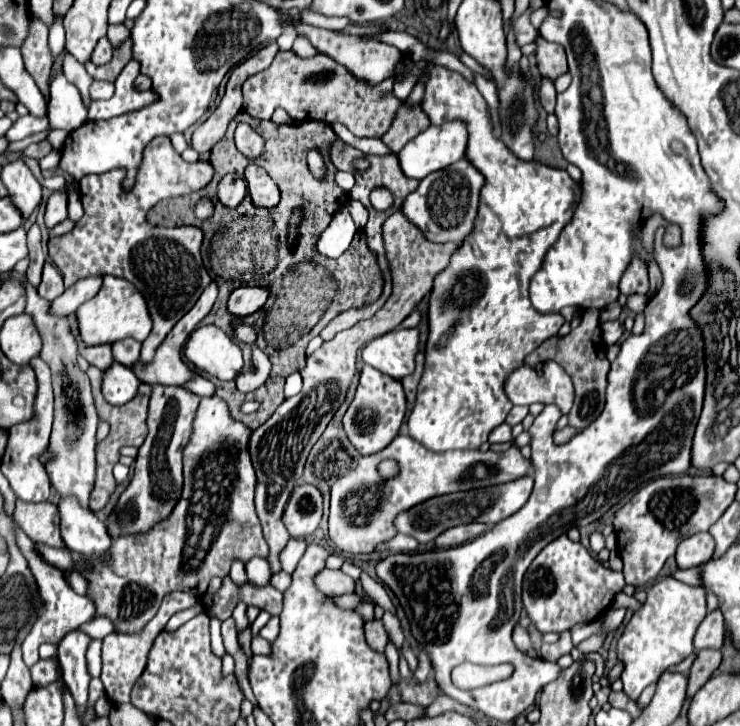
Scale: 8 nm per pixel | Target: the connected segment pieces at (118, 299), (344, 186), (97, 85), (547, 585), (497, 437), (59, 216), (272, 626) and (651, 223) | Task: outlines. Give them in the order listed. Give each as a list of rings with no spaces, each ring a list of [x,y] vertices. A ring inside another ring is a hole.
[[[104,277],[98,295],[78,307],[76,319],[80,327],[80,337],[86,345],[104,345],[126,337],[144,341],[152,331],[152,319],[148,315],[144,297],[136,291],[134,285],[120,277]]]
[[[338,171],[336,177],[334,177],[334,181],[336,181],[336,185],[338,185],[342,191],[346,191],[346,193],[354,187],[354,175],[352,175],[352,173],[346,173],[346,171]]]
[[[94,81],[90,87],[92,99],[110,99],[114,95],[114,83],[112,81]]]
[[[562,535],[562,537],[554,539],[552,543],[548,543],[544,547],[544,551],[540,551],[538,557],[532,561],[532,565],[528,567],[528,571],[524,575],[524,593],[522,593],[522,599],[524,599],[524,607],[526,607],[532,623],[536,625],[536,629],[540,633],[548,633],[548,631],[562,633],[562,631],[572,629],[580,621],[592,621],[592,619],[600,617],[602,613],[606,613],[608,607],[612,605],[614,595],[618,591],[622,591],[624,585],[626,583],[624,583],[624,575],[622,573],[616,573],[612,569],[602,567],[588,553],[588,549],[582,543],[574,543],[574,541],[568,539],[568,535]]]
[[[502,423],[498,425],[492,433],[490,433],[490,443],[504,443],[504,441],[512,441],[512,433],[510,433],[510,425]]]
[[[58,191],[58,193],[50,195],[50,199],[46,203],[46,217],[44,217],[48,229],[56,227],[58,223],[62,223],[68,217],[66,205],[68,205],[68,195],[64,191]]]
[[[272,617],[262,629],[260,629],[260,637],[264,637],[266,641],[274,641],[278,637],[278,617]]]
[[[652,215],[650,219],[646,219],[646,223],[642,227],[642,247],[646,253],[654,251],[654,233],[662,225],[666,225],[666,221],[660,215]]]

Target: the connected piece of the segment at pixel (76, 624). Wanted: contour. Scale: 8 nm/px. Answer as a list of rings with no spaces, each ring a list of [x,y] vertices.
[[[14,523],[14,529],[16,529],[16,539],[18,539],[18,545],[30,565],[30,571],[36,579],[36,585],[38,585],[38,593],[42,597],[42,609],[38,611],[38,617],[36,617],[36,623],[30,631],[30,635],[26,635],[24,643],[22,643],[22,658],[27,667],[32,667],[39,660],[38,647],[42,643],[60,643],[64,639],[64,635],[68,635],[70,631],[76,631],[80,629],[82,623],[90,621],[92,615],[94,615],[94,603],[88,599],[88,597],[82,597],[78,593],[74,593],[74,589],[64,581],[64,571],[48,565],[36,551],[34,551],[34,543],[22,533],[22,529]]]

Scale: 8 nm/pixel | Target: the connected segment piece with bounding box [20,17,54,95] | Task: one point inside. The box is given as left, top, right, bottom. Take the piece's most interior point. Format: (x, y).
(36, 53)

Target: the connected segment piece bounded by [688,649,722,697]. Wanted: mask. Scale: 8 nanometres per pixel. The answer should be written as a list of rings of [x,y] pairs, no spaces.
[[[702,649],[698,651],[698,657],[690,669],[690,681],[688,681],[688,695],[694,697],[698,689],[712,677],[712,673],[718,669],[722,661],[722,653],[716,649]]]

